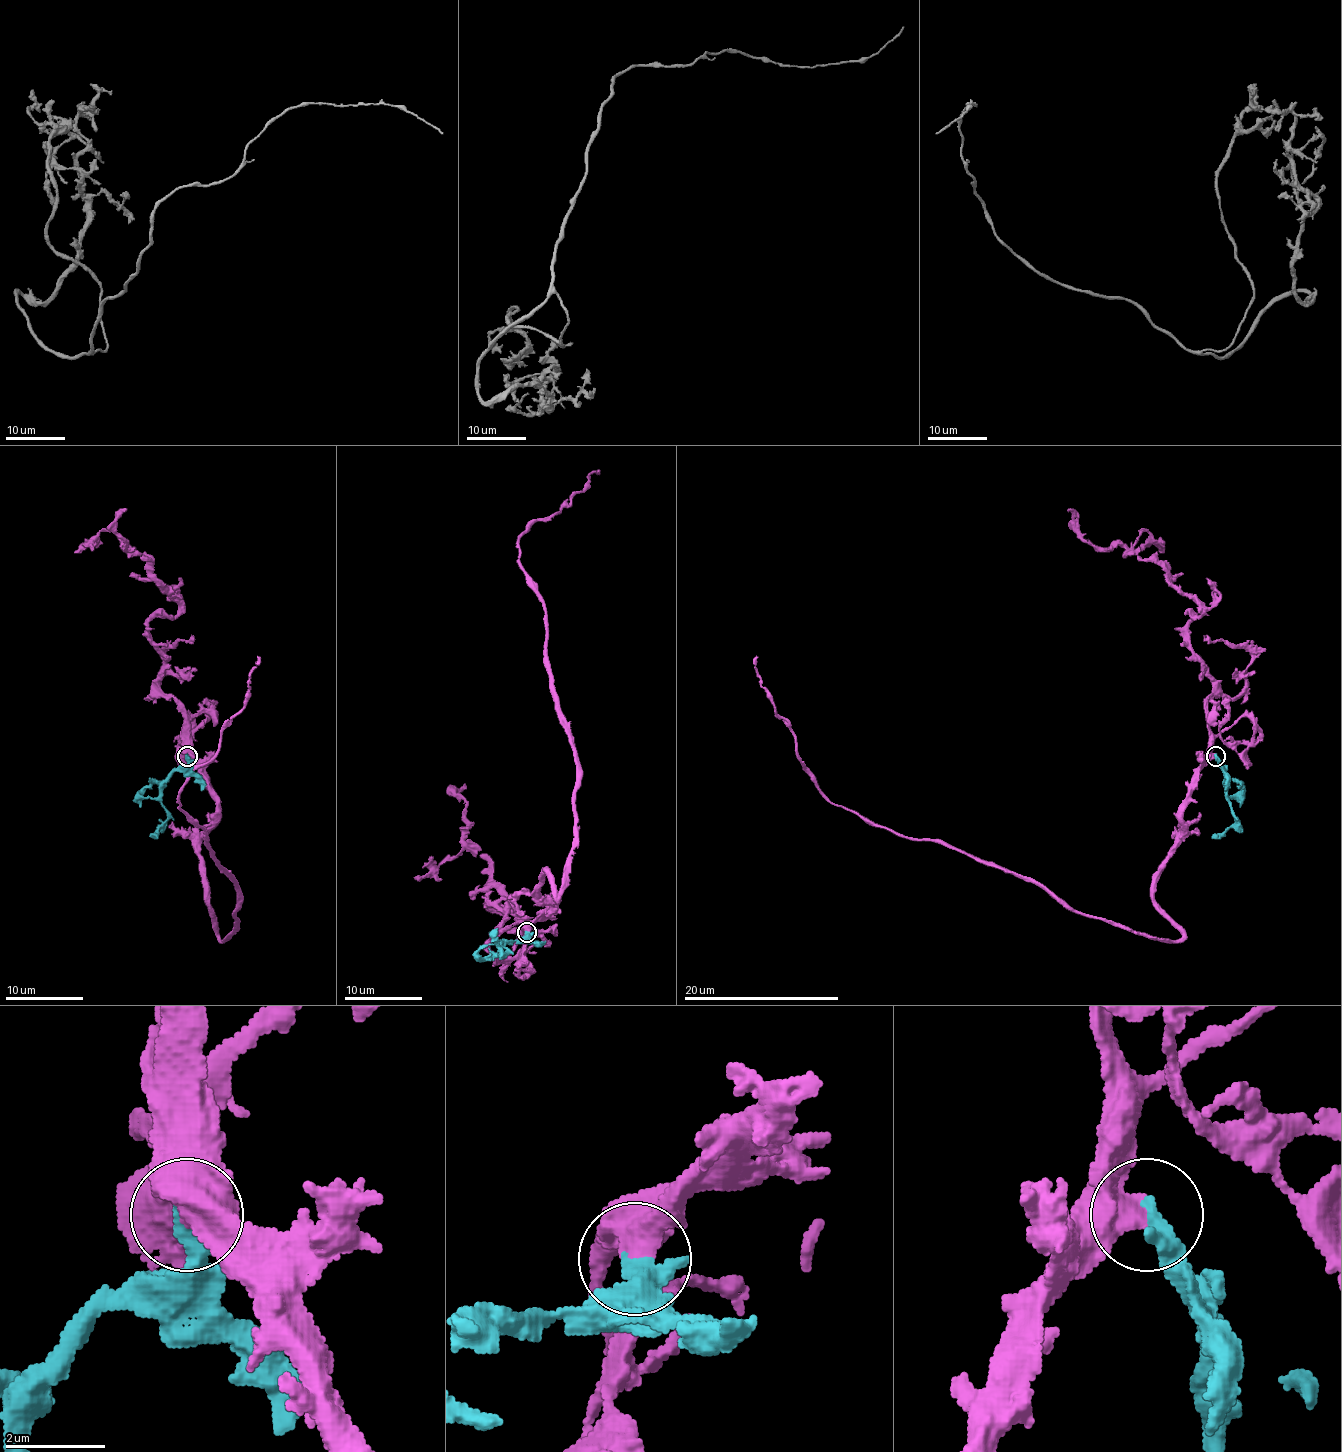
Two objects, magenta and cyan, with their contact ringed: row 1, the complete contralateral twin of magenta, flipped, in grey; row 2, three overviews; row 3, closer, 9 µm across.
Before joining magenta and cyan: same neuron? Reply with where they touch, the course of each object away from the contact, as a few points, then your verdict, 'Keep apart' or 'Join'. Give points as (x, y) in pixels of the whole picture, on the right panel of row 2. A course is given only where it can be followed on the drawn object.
Place: (1215, 756). Course of magenta: (1215, 756), (1197, 773), (1154, 892), (1182, 937), (1150, 939), (834, 804), (803, 765), (756, 656). Course of cyan: (1215, 756), (1225, 773), (1228, 806), (1234, 820), (1221, 834), (1211, 836). Join

